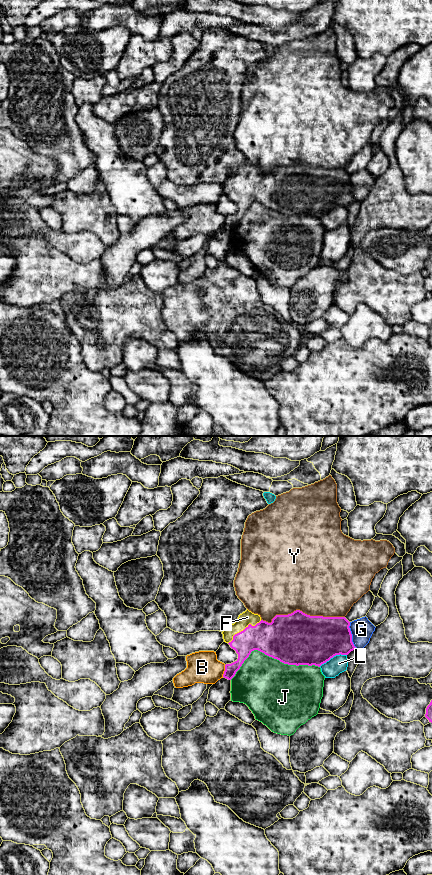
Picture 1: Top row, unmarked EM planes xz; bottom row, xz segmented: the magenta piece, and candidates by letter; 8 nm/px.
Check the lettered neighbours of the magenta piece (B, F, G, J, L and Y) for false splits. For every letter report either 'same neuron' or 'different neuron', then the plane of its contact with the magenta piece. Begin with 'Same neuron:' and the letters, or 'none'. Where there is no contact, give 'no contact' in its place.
Same neuron: F
B: different neuron; contact in xz
F: same neuron; contact in xz
G: different neuron; contact in xz
J: different neuron; contact in xz
L: different neuron; contact in xz
Y: different neuron; contact in xz

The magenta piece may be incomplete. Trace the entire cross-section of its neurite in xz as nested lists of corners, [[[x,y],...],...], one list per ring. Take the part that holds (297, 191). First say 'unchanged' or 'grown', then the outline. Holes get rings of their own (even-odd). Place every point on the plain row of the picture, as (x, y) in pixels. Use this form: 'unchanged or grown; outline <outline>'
grown; outline [[[247,161],[239,167],[234,176],[222,184],[224,194],[238,206],[235,214],[225,217],[223,229],[231,232],[254,202],[284,216],[320,219],[334,208],[348,207],[356,201],[349,178],[350,174],[345,169],[310,168],[300,162],[288,167],[276,167],[272,174],[268,175],[263,173],[260,167]]]

